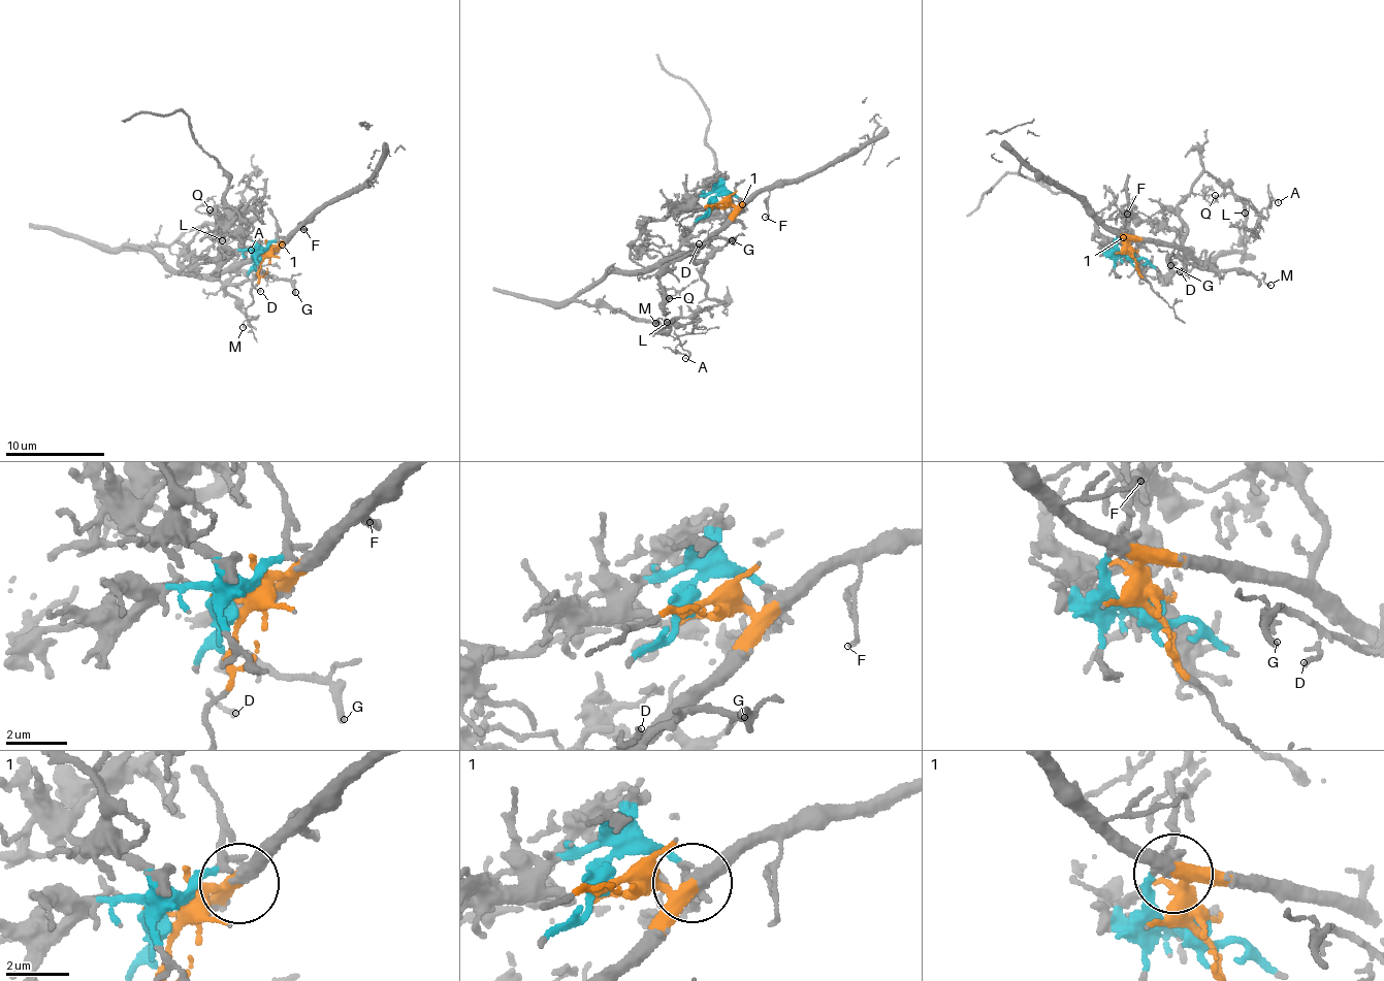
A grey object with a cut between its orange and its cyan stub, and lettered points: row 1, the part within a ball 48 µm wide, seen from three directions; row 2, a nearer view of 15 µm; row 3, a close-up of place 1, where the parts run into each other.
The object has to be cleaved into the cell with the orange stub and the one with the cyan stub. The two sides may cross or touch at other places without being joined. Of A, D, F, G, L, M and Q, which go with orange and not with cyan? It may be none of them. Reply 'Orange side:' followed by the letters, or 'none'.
Orange side: A, D, F, G, L, M, Q

